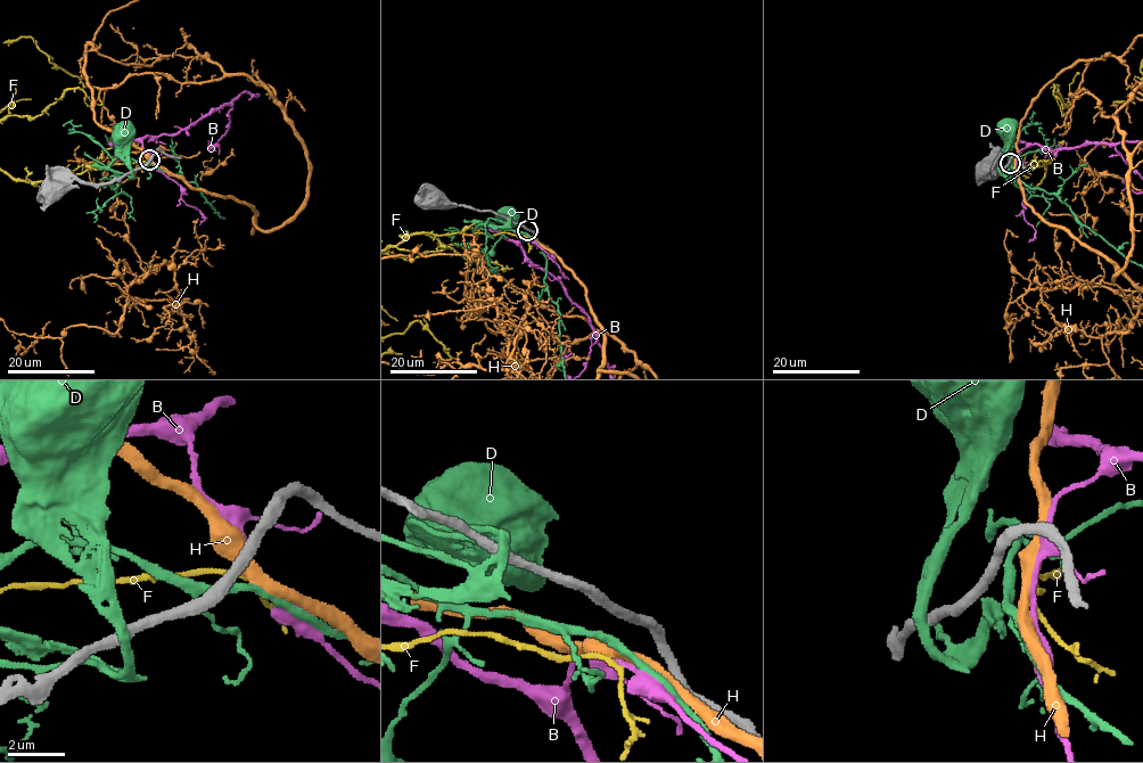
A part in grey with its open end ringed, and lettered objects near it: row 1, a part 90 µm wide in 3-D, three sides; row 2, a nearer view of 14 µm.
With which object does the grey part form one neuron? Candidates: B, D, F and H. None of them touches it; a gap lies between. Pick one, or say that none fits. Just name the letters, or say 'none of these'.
none of these

